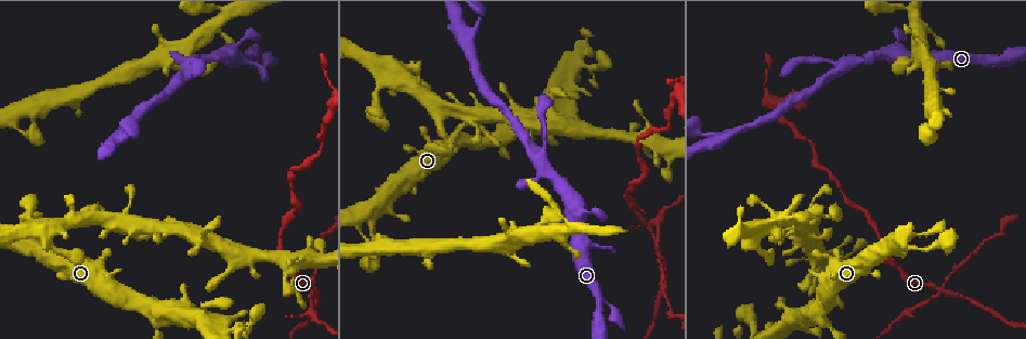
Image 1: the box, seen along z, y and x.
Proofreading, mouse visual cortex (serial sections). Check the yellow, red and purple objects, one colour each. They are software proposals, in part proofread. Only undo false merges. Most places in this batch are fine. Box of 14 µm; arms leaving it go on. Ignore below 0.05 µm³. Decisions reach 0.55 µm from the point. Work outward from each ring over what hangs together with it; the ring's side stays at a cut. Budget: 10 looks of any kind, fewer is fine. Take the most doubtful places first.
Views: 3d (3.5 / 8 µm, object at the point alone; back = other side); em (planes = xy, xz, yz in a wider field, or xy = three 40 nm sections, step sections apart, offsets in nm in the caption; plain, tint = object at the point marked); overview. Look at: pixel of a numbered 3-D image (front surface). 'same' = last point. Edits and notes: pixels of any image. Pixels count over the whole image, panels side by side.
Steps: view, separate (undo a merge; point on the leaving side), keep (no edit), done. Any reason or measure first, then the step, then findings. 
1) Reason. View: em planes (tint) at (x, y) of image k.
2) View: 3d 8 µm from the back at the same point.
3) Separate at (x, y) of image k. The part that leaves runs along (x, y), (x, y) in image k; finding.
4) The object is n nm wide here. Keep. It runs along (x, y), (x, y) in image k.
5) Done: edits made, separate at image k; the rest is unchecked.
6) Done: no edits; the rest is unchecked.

Looks like a crossing. View: 3d 3.5 µm at (310, 289) of image 1.

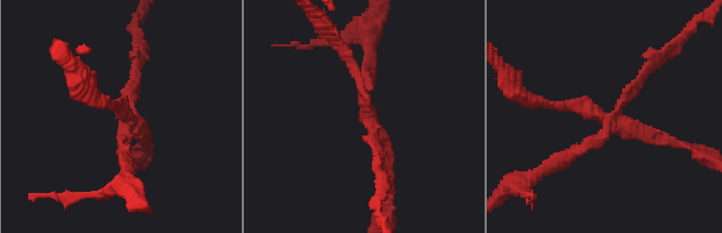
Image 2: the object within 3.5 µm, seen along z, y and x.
4 arms meet here; the arms are 100, 150, 150, 200 nm wide; need the tissue. View: em planes (tint) at (127, 121) of image 2.

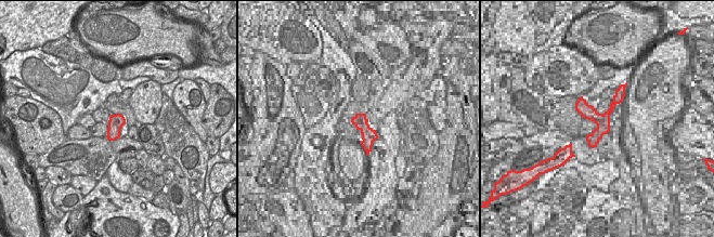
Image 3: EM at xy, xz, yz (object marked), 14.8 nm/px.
Separate at (577, 152) of image 2. A border runs along (112, 115), (120, 130) in image 3; two cells meet here.

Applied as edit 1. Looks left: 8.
Thick turns thin. View: 3d 3.5 µm at (278, 249) of image 1.

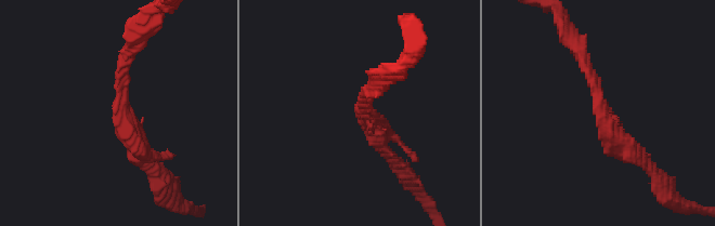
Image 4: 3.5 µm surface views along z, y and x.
The arms are 150, 250 nm wide; now the EM. View: em xy step 2 (tint) at (361, 113) of image 4.

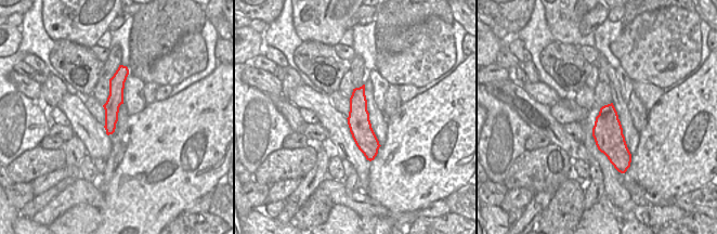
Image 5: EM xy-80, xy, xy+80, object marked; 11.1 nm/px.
Another direction. View: em xy step 3 (tint) at the same point.

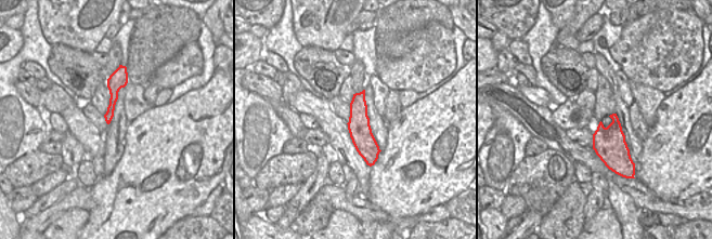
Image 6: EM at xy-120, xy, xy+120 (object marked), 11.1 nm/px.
Keep. It runs along (644, 161), (608, 131), (577, 48) in image 4; all the same cell.

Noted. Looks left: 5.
Sharp bend. View: 3d 8 µm at (826, 168) of image 1.

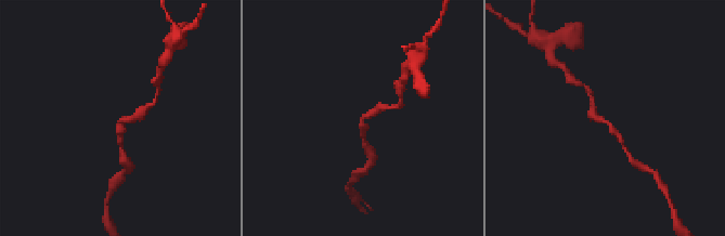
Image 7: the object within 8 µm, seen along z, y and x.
Zoom in. View: 3d 3.5 µm at (360, 120) of image 7.

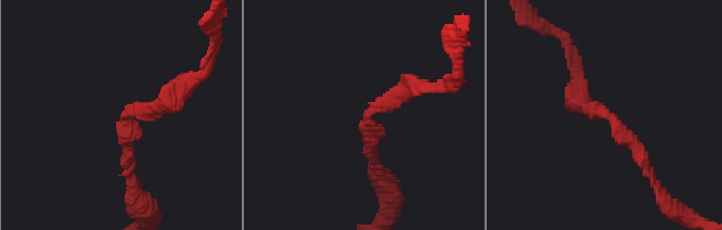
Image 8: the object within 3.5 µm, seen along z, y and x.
The arms are 200, 250 nm wide; now the EM. View: em xy step 5 (tint) at (124, 114) of image 8.

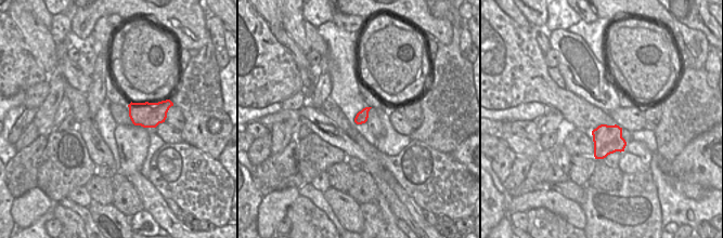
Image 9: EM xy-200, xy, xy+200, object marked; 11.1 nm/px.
The object is 130 nm wide here. Keep. It runs along (649, 173), (577, 89) in image 8; continuous, no second cell.

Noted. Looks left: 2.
Sudden change in width. View: 3d 8 µm at (535, 133) of image 1.

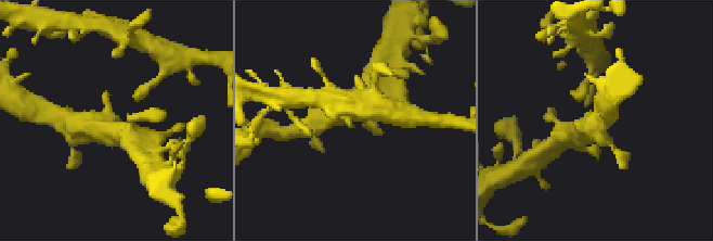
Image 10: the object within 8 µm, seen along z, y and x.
Need the tissue. View: em planes (tint) at (108, 121) of image 10.

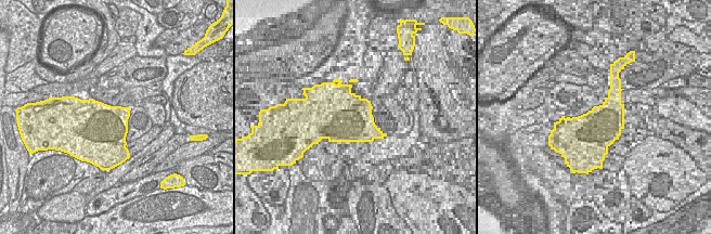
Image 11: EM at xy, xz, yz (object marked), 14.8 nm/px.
Keep. It runs along (311, 124), (365, 92) in image 10; one cell here.

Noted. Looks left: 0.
Done: edits made, separate at image 2; the rest is unchecked.

